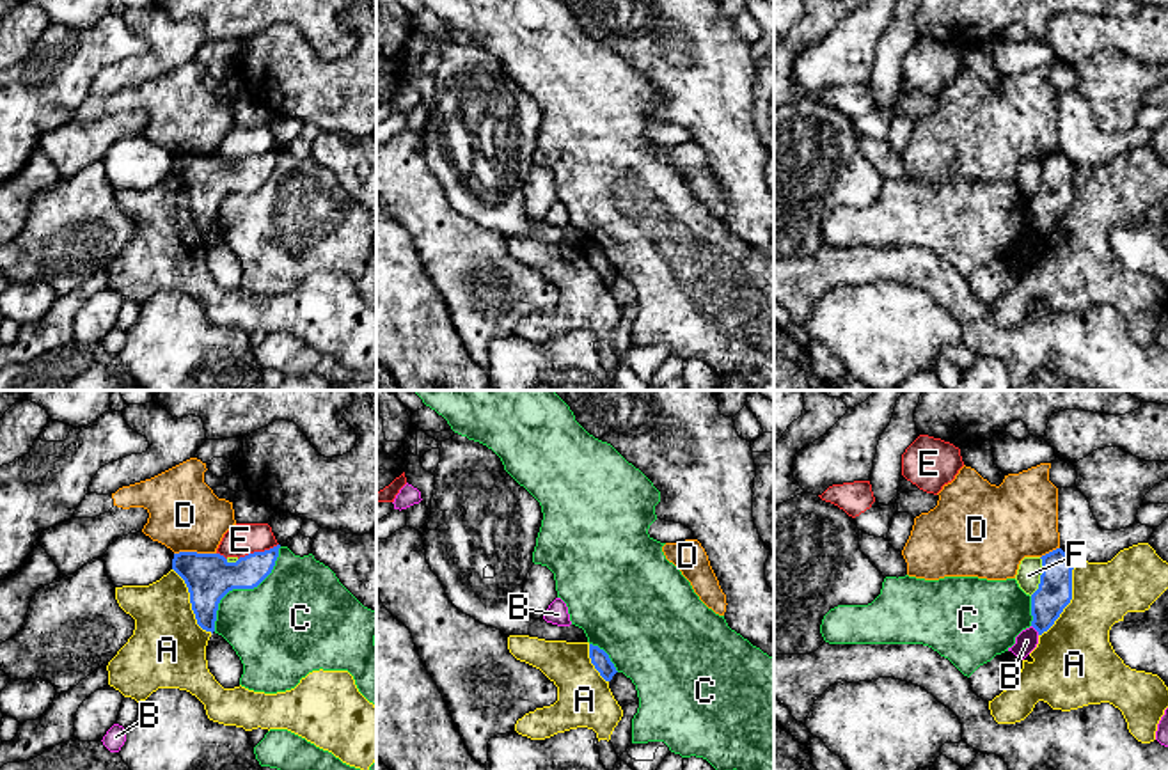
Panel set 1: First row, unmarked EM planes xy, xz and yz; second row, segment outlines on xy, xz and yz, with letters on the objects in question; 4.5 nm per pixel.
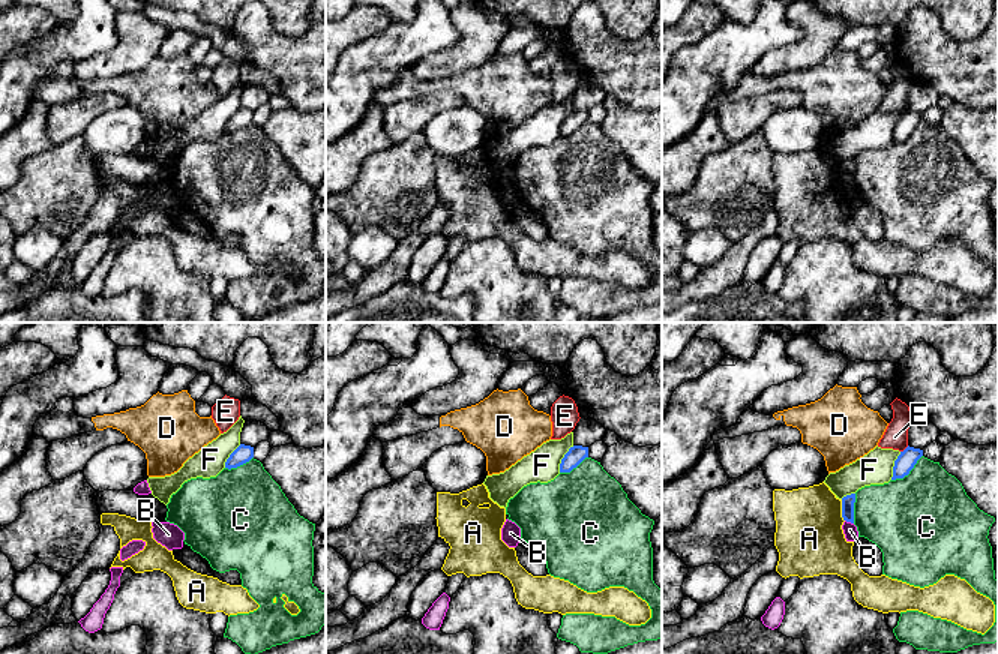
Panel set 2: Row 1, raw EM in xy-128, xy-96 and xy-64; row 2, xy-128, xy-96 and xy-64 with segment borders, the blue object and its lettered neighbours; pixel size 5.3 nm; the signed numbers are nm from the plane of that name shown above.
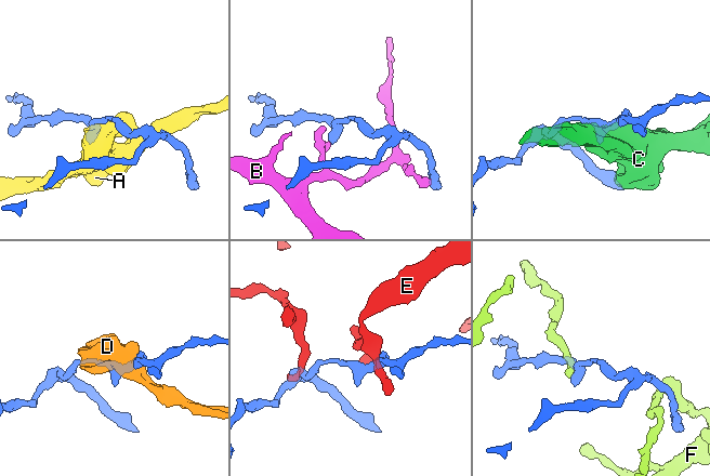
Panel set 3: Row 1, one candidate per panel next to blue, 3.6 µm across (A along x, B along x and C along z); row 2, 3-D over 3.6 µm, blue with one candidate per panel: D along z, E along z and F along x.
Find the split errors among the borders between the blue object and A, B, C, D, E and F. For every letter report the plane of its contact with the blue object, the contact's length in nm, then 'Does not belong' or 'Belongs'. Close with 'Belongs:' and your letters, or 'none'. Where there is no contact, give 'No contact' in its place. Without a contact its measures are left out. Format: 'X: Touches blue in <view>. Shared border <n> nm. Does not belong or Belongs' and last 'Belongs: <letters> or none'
A: Touches blue in yz. Shared border 380 nm. Does not belong
B: Touches blue in yz. Shared border 60 nm. Does not belong
C: Touches blue in xy. Shared border 500 nm. Does not belong
D: Touches blue in xy. Shared border 190 nm. Does not belong
E: Touches blue in xy. Shared border 200 nm. Does not belong
F: Touches blue in yz. Shared border 180 nm. Does not belong
Belongs: none

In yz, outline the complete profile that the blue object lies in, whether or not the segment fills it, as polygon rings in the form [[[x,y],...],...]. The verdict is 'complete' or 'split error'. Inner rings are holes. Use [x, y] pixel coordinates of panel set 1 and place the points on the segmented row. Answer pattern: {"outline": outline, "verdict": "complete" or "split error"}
{"outline": [[[1056,548],[1042,559],[1042,575],[1038,589],[1031,594],[1031,626],[1042,635],[1060,617],[1072,600],[1074,561]]], "verdict": "complete"}

